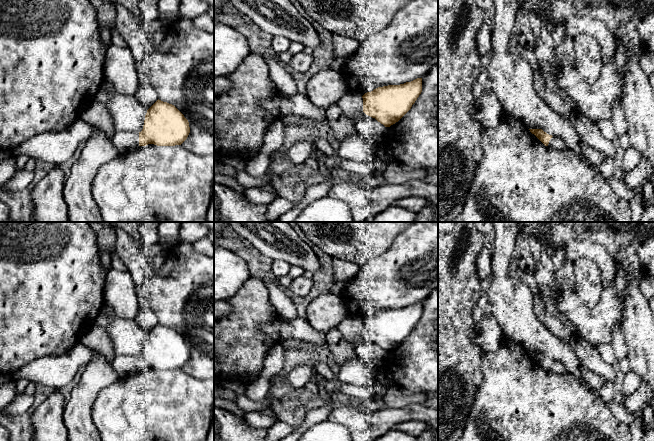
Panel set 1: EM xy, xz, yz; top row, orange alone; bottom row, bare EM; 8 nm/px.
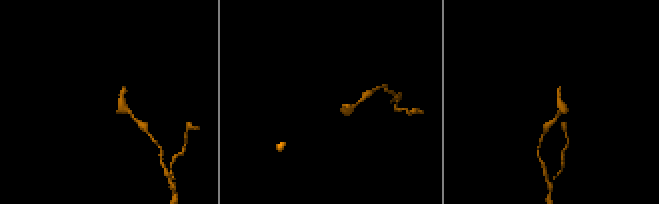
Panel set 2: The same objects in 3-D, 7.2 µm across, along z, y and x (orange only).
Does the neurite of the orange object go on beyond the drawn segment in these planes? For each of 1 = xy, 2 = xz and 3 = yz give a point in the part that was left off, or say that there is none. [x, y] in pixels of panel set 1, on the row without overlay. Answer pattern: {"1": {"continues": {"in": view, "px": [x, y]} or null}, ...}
{"1": {"continues": {"in": "xy", "px": [124, 365]}}, "2": {"continues": {"in": "xz", "px": [351, 329]}}, "3": {"continues": {"in": "yz", "px": [556, 367]}}}

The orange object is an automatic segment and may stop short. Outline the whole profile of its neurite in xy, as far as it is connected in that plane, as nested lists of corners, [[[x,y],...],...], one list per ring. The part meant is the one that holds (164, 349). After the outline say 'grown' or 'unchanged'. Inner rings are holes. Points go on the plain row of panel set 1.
[[[158,323],[147,334],[141,356],[116,355],[112,365],[119,378],[123,378],[138,369],[181,369],[189,357],[189,346],[184,339],[174,329]]]; grown

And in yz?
[[[529,353],[545,370],[556,374],[569,374],[566,368],[558,361],[547,358],[542,353]]]; grown

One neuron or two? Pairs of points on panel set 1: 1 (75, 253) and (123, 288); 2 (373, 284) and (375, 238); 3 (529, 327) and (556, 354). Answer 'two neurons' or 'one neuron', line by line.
1: two neurons
2: two neurons
3: one neuron

